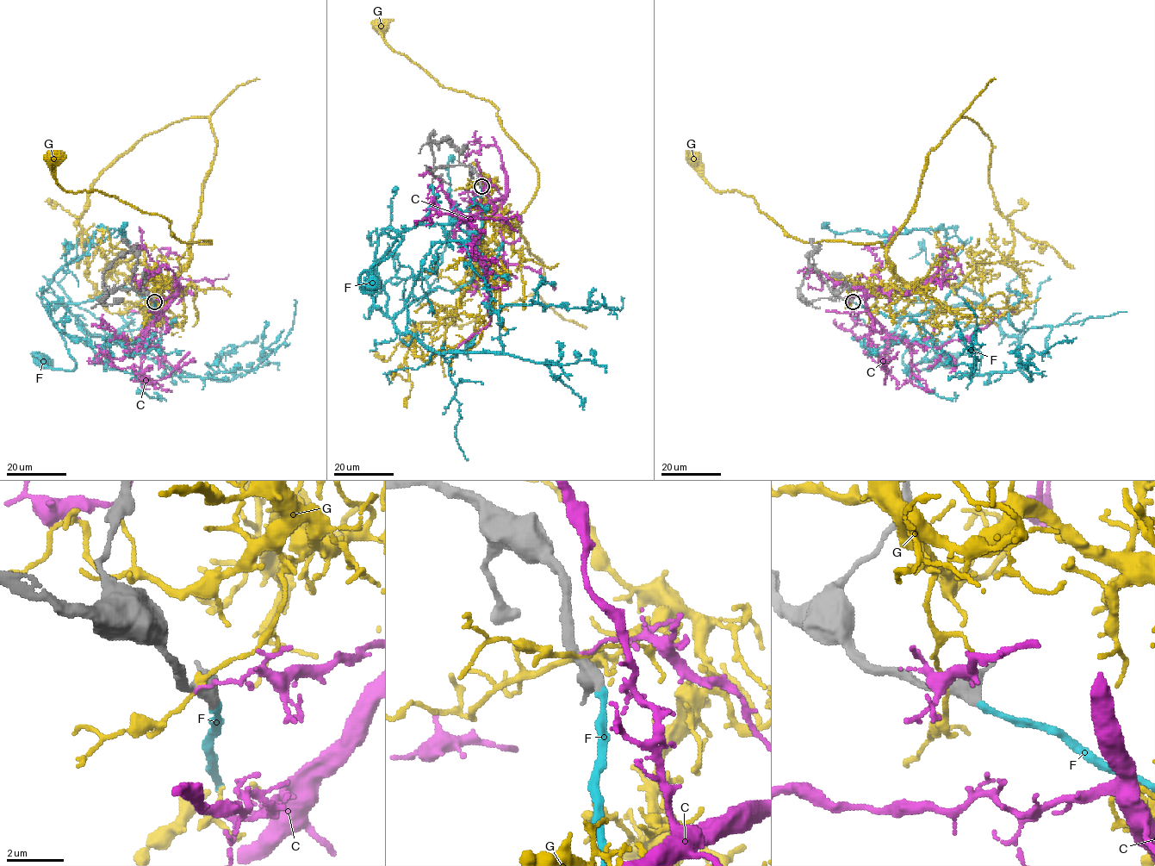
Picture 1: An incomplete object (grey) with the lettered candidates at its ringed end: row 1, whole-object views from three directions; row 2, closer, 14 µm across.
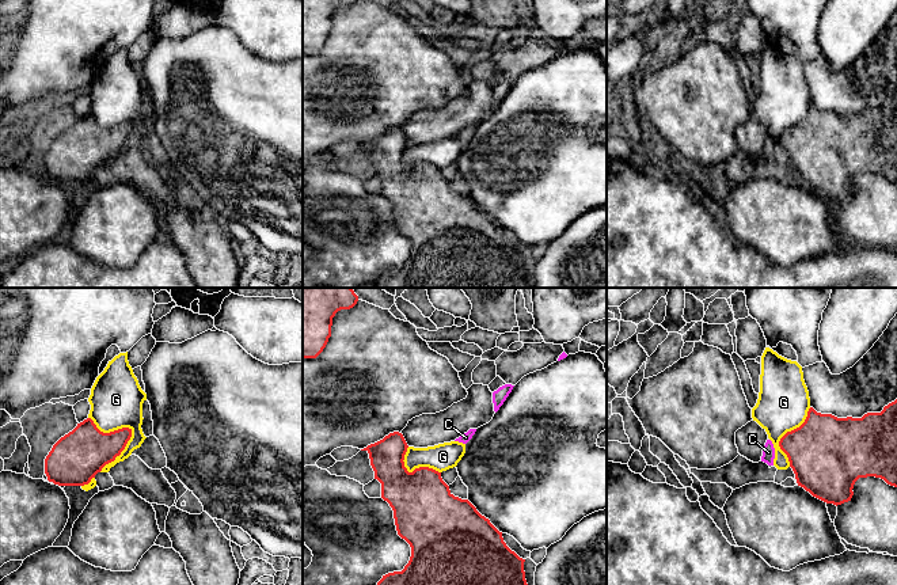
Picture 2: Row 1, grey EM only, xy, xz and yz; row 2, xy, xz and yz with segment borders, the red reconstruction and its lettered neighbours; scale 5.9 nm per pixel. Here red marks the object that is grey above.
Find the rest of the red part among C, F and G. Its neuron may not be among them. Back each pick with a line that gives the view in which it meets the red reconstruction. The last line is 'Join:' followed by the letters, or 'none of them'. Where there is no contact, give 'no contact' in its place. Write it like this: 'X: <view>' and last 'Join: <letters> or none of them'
F: no contact
Join: F

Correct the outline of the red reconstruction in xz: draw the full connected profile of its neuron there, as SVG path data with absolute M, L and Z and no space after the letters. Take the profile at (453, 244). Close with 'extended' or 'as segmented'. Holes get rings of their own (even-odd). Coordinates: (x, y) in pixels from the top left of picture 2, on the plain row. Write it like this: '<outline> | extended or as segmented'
M394 128L361 145L369 149L375 175L381 179L381 194L394 206L398 231L411 243L411 252L404 265L383 271L375 282L375 288L529 288L524 267L525 255L506 242L502 228L468 195L461 195L451 189L441 168L429 163L419 163L408 168L403 157L407 144L403 130Z | as segmented

